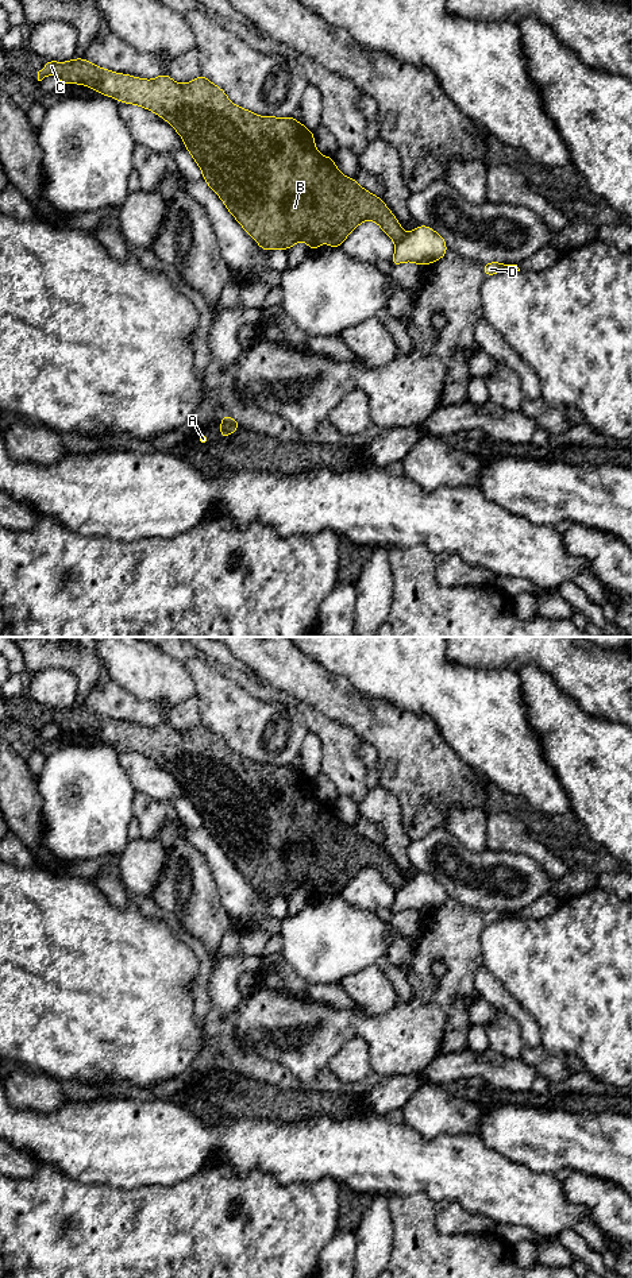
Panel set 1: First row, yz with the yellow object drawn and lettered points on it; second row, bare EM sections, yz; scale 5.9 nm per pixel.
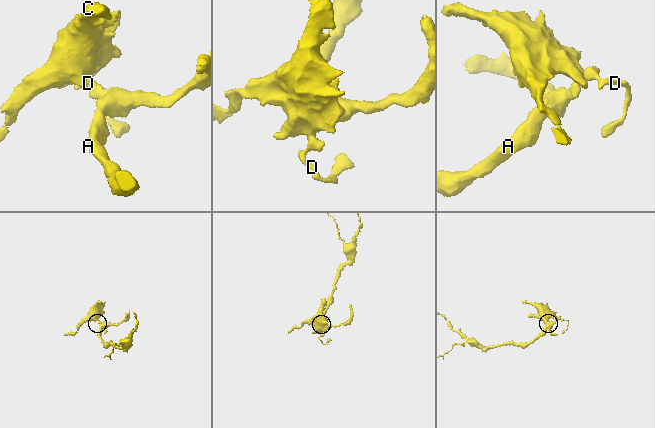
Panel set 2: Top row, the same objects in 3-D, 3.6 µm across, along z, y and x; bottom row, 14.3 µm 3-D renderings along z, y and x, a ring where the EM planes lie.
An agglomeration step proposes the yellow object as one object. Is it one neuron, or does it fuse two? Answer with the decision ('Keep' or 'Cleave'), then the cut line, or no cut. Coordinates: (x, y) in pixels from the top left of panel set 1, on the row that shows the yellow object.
Cleave. Split along yz (407, 234), (396, 244)

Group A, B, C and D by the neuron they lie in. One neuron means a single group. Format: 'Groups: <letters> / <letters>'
Groups: A D / B C

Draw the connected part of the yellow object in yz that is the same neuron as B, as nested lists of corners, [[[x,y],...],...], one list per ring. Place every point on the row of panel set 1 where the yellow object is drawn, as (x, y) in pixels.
[[[73,58],[69,62],[55,62],[47,59],[46,66],[38,72],[38,81],[42,81],[45,77],[55,74],[61,84],[80,84],[86,85],[99,92],[99,94],[111,96],[120,103],[135,104],[143,107],[149,111],[153,111],[159,117],[165,119],[182,138],[186,150],[190,152],[192,158],[196,161],[197,166],[203,171],[204,181],[209,185],[209,188],[221,198],[226,208],[230,213],[236,219],[236,221],[243,227],[243,229],[259,244],[259,247],[265,251],[282,248],[289,250],[297,242],[305,242],[311,250],[319,250],[320,244],[325,240],[328,247],[340,247],[344,239],[362,223],[366,220],[375,221],[382,231],[397,244],[406,236],[405,231],[400,225],[398,220],[394,217],[392,211],[385,205],[382,198],[375,194],[365,190],[355,178],[348,178],[343,175],[331,157],[321,155],[315,146],[313,132],[309,131],[302,123],[298,123],[293,116],[280,119],[275,116],[258,116],[254,112],[240,108],[230,101],[224,90],[215,84],[212,84],[208,78],[200,74],[196,80],[186,84],[177,84],[167,74],[162,73],[159,77],[154,80],[143,80],[139,77],[132,77],[130,74],[115,73],[108,69],[101,69],[93,63],[90,63],[86,58],[78,59]]]

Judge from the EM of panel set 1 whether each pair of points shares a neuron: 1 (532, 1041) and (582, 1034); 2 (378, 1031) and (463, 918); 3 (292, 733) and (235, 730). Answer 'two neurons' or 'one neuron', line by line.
1: two neurons
2: one neuron
3: one neuron

